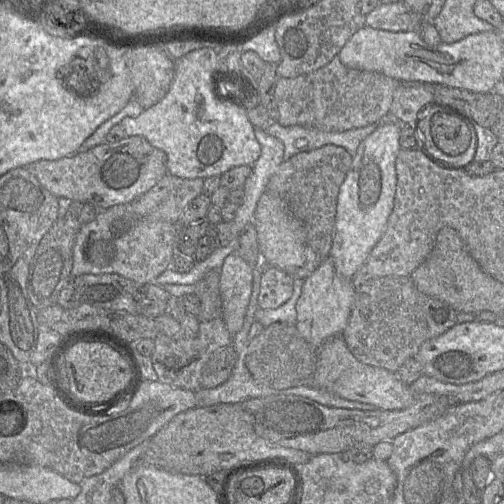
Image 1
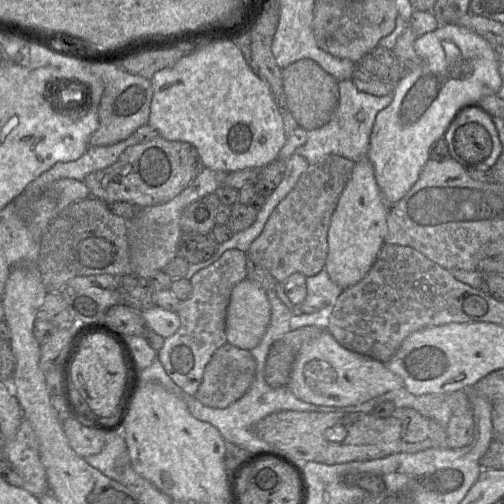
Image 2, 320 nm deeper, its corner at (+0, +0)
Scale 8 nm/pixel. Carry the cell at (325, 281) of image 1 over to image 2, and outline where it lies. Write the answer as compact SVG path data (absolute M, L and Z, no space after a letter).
M367 157L360 159L339 197L327 235L328 254L324 269L341 288L356 284L371 268L384 245L389 208L377 185L372 164Z

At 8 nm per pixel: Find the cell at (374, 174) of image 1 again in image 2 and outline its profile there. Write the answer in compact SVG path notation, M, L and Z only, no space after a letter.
M441 24L436 30L418 37L413 48L423 59L421 67L406 72L405 76L393 86L393 100L376 115L366 153L373 166L383 200L388 207L395 205L405 196L418 180L423 167L430 160L431 146L443 138L459 112L468 104L479 102L485 96L496 95L502 84L498 70L497 49L467 28L457 24Z

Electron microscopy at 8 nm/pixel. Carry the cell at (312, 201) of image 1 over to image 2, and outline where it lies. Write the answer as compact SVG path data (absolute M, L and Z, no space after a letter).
M338 155L309 164L294 188L273 210L263 231L246 252L247 257L268 270L278 283L293 273L309 277L324 269L331 217L354 166L353 161Z

